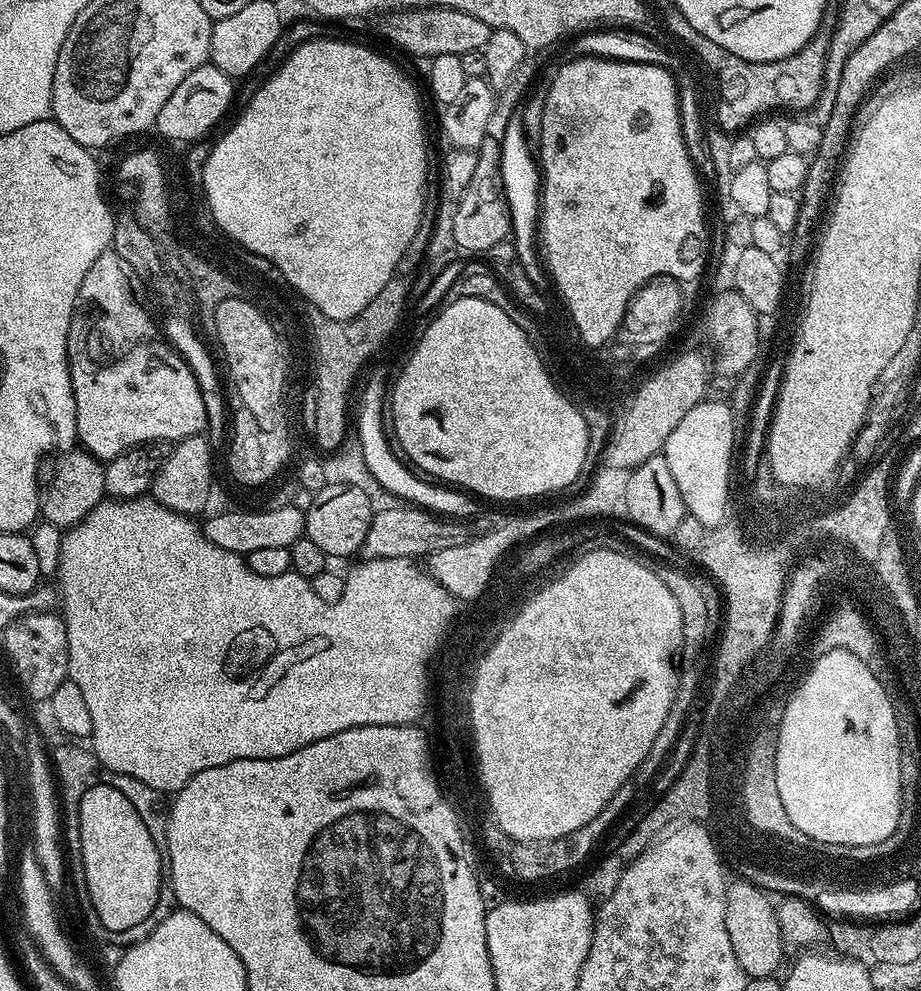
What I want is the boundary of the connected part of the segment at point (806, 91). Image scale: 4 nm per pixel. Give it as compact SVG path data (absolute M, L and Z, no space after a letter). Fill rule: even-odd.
M831 23L821 24L814 38L806 46L802 46L802 50L790 54L790 58L782 58L769 64L752 64L737 56L728 56L718 68L718 88L724 91L724 100L728 100L728 104L724 104L724 108L714 108L715 123L728 124L724 131L736 134L743 129L740 128L743 124L748 126L765 114L776 114L779 108L792 112L788 114L800 114L812 108L822 92L833 29Z

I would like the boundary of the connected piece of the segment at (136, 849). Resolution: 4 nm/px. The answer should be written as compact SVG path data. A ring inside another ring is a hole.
M107 778L91 788L82 801L82 846L78 855L88 864L88 888L92 888L92 900L100 908L100 920L112 928L112 940L118 944L125 939L120 928L144 920L148 908L152 908L152 900L156 900L154 856L161 849L149 841L148 832L123 793L121 779Z

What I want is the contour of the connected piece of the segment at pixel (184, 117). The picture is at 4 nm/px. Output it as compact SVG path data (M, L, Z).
M210 62L198 66L198 70L190 70L178 90L170 94L166 106L158 114L154 128L160 131L168 140L186 140L185 142L199 141L207 137L207 132L223 118L232 104L233 77L228 76L222 70L218 70Z

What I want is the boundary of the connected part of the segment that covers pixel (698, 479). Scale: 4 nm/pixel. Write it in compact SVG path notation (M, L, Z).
M701 400L666 438L662 455L669 464L670 472L678 484L687 513L698 518L707 530L719 527L729 503L729 487L732 483L732 447L738 431L732 424L732 409L724 400Z

